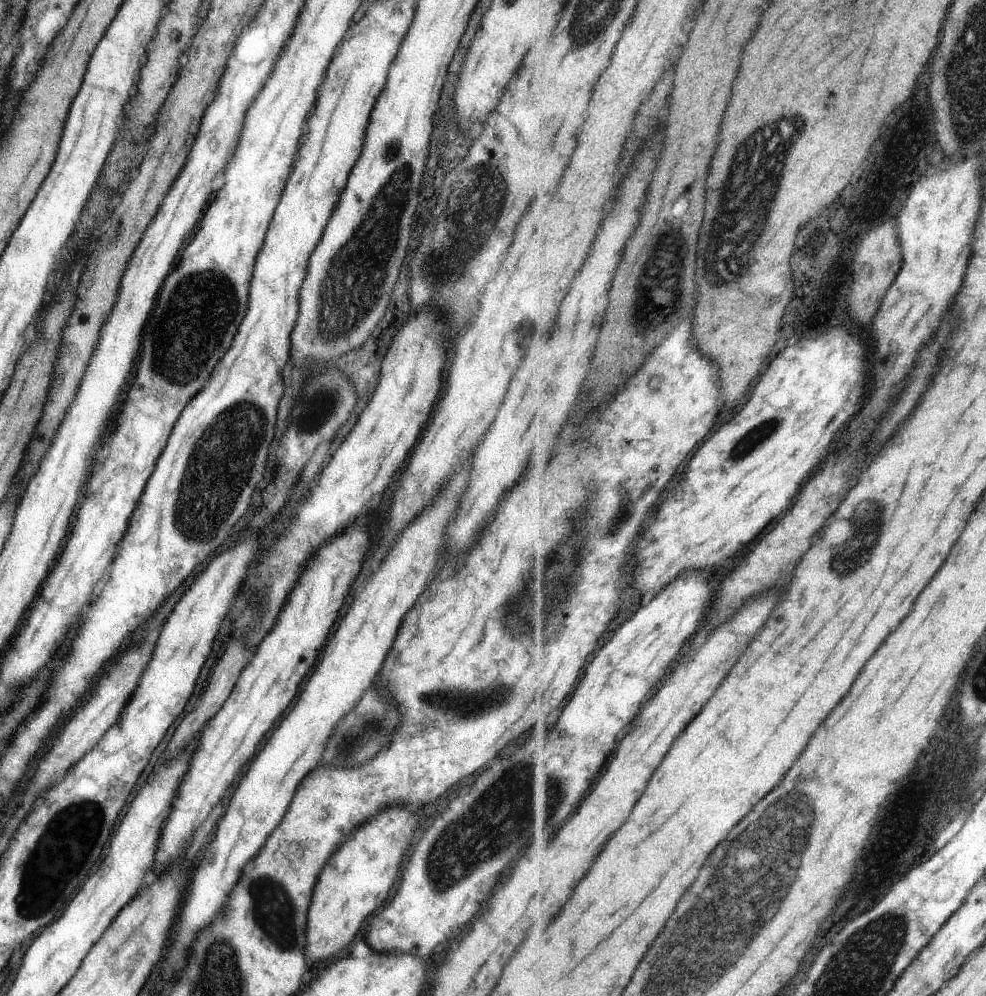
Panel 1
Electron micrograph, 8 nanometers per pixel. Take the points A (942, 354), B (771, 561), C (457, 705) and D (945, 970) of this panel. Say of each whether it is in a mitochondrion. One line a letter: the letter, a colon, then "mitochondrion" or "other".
A: other
B: other
C: mitochondrion
D: other

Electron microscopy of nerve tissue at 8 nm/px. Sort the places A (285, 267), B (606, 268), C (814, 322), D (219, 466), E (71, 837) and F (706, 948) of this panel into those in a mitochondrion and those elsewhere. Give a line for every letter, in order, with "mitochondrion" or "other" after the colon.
A: other
B: other
C: other
D: mitochondrion
E: mitochondrion
F: mitochondrion

